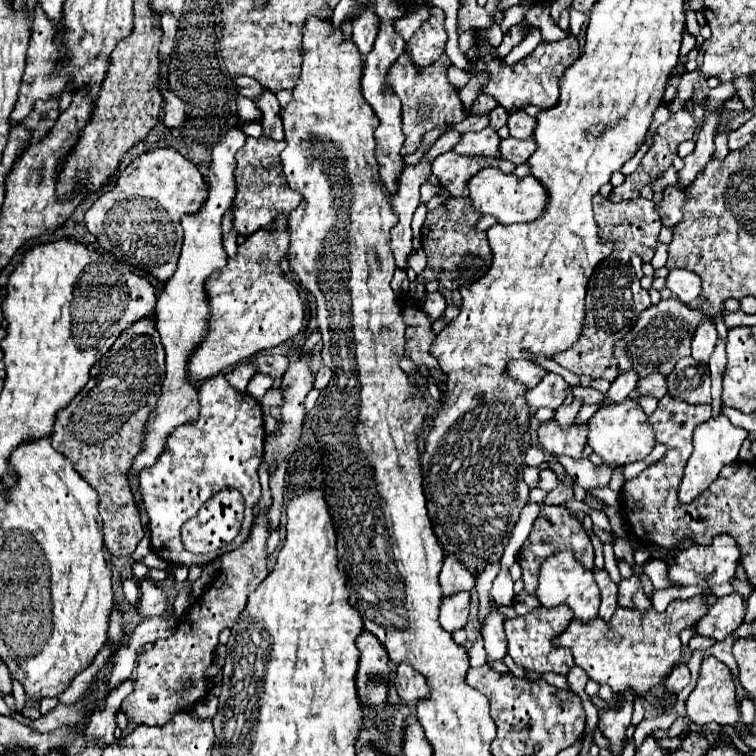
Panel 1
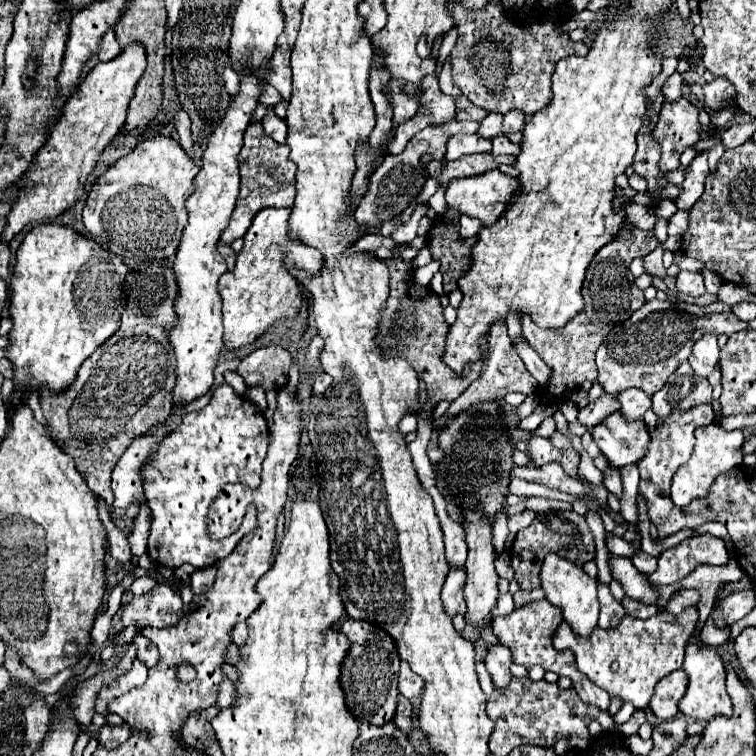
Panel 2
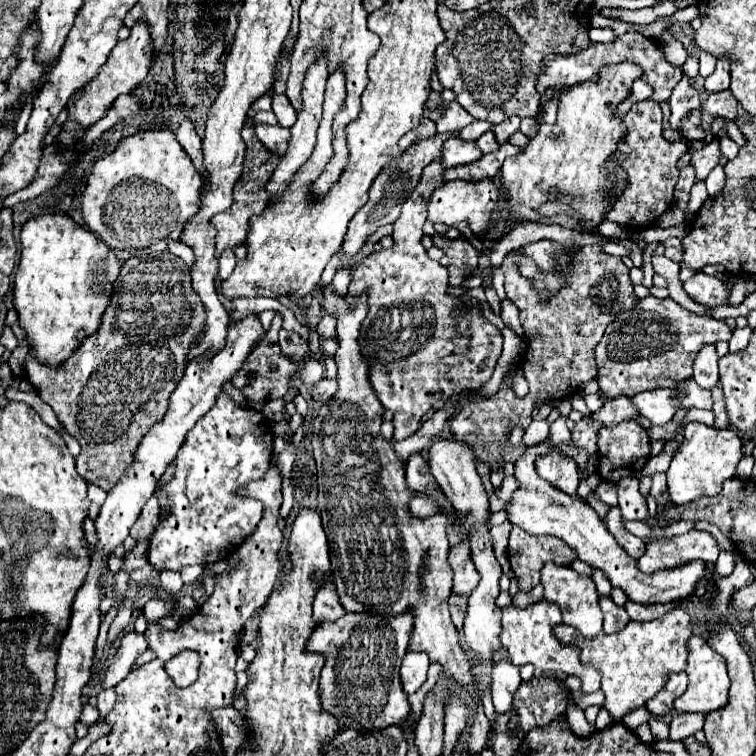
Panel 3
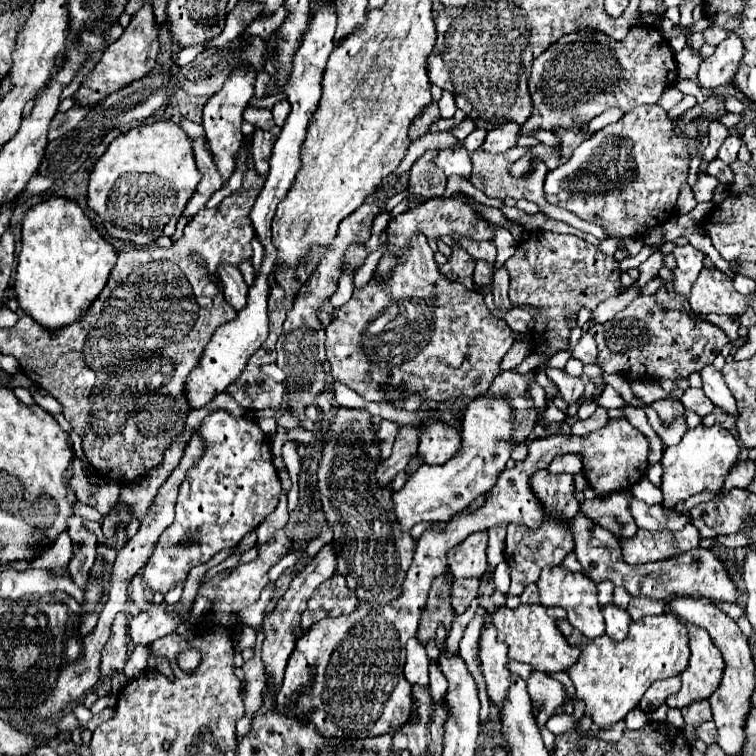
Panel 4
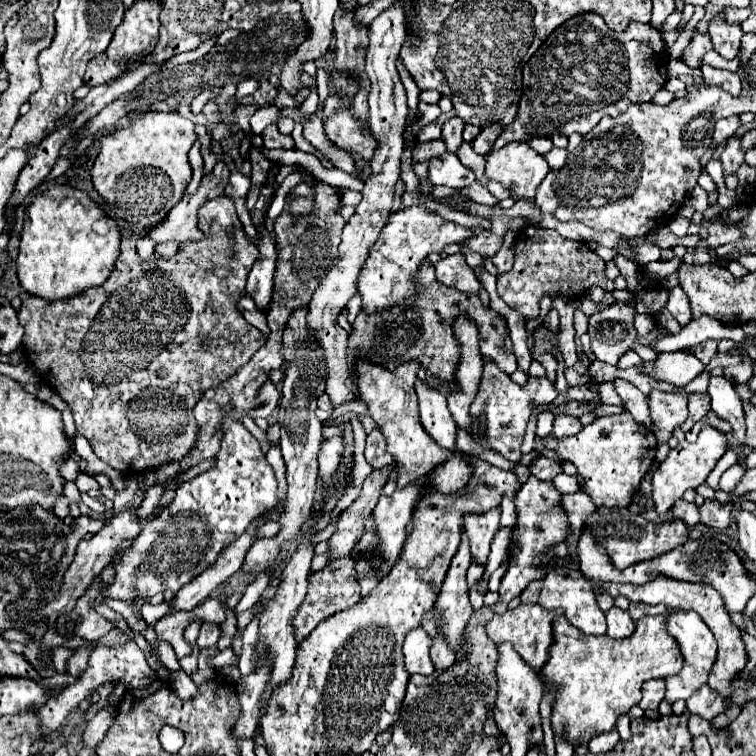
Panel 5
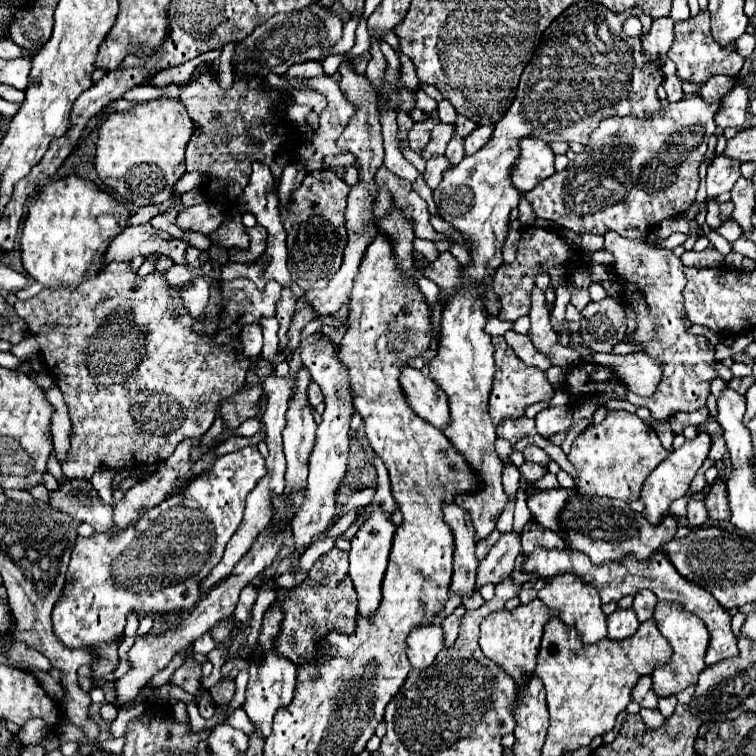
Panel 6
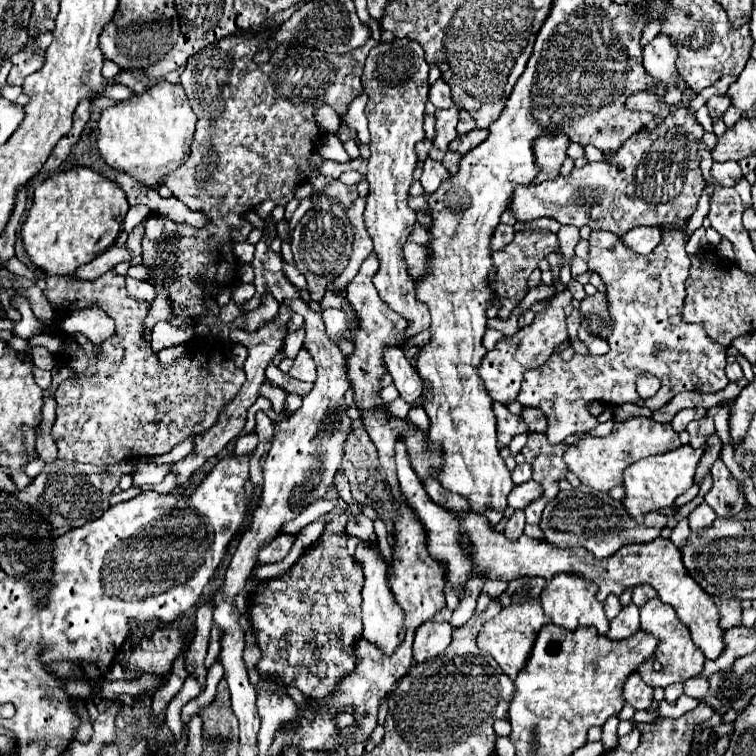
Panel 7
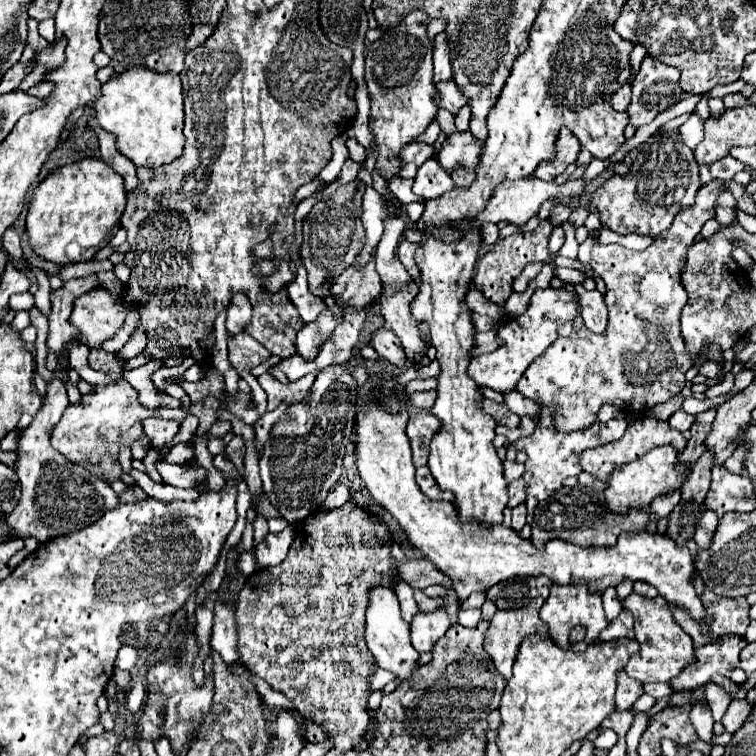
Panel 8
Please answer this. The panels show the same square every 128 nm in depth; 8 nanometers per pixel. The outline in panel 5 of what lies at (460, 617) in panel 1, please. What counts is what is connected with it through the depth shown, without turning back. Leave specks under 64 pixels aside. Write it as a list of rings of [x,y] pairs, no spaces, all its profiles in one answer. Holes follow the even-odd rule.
[[[500,508],[484,514],[464,514],[464,528],[470,538],[470,552],[476,562],[484,564],[490,552],[490,542],[500,526]]]

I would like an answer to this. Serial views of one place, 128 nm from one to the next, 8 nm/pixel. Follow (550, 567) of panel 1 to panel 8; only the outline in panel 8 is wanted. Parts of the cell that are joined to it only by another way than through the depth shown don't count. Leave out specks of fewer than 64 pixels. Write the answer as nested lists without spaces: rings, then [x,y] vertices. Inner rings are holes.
[[[554,584],[550,588],[550,596],[546,598],[542,610],[540,610],[540,620],[548,626],[550,638],[554,640],[556,646],[560,646],[562,650],[572,650],[575,652],[584,652],[588,644],[598,640],[598,634],[608,626],[608,620],[604,616],[602,610],[602,600],[598,592],[590,592],[586,590],[586,586],[558,586]],[[582,626],[586,628],[586,643],[571,643],[570,644],[570,630]],[[569,646],[569,647],[568,647]]]

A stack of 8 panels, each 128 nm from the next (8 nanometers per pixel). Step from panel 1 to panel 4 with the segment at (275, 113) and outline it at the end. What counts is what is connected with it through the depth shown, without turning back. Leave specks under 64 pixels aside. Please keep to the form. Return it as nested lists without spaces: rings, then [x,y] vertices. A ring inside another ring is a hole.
[[[274,126],[270,132],[266,130],[256,130],[252,138],[252,160],[254,168],[260,176],[268,174],[268,164],[270,164],[270,150],[272,150],[272,138],[280,134],[280,128]]]

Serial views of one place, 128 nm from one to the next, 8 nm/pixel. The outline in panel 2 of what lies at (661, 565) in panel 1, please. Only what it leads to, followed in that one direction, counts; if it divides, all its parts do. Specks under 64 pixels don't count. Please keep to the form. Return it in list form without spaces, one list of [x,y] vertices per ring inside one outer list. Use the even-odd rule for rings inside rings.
[[[642,550],[634,552],[630,560],[632,560],[632,564],[634,564],[640,572],[644,572],[644,574],[650,574],[650,570],[654,570],[654,562],[656,562],[654,556],[650,556],[650,554],[642,552]]]

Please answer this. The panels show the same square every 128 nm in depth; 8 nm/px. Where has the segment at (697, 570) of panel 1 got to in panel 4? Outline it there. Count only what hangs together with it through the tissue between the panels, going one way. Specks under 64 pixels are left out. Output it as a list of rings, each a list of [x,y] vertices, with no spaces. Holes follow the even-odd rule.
[[[686,524],[678,532],[648,532],[638,528],[632,538],[618,536],[622,548],[622,560],[626,564],[644,564],[678,556],[686,550],[698,548],[700,534],[692,524]]]

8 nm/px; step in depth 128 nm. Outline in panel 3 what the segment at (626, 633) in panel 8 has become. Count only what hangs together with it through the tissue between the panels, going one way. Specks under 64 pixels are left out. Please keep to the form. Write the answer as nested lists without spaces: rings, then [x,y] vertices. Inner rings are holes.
[[[602,596],[600,598],[600,608],[604,612],[604,632],[606,634],[614,634],[614,632],[620,632],[626,624],[628,624],[628,614],[624,608],[616,606],[612,598],[608,596]]]

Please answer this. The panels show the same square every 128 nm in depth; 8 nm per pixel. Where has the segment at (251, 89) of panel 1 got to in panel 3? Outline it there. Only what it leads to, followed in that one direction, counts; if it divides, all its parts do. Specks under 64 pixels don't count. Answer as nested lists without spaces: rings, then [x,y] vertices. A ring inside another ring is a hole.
[[[276,94],[276,96],[274,96],[272,110],[274,110],[276,118],[278,118],[278,126],[282,126],[282,128],[288,128],[288,126],[294,122],[294,118],[296,118],[296,110],[294,110],[294,106],[286,100],[284,94]]]

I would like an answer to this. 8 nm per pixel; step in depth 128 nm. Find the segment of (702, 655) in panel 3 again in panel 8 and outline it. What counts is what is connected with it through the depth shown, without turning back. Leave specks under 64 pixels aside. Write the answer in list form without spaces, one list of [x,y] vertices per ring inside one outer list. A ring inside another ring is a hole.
[[[630,594],[622,600],[622,608],[634,616],[634,630],[640,650],[630,656],[624,672],[630,678],[640,682],[670,682],[670,678],[678,676],[678,672],[694,660],[692,638],[682,630],[682,626],[672,618],[670,606],[662,596],[644,598],[638,594]]]

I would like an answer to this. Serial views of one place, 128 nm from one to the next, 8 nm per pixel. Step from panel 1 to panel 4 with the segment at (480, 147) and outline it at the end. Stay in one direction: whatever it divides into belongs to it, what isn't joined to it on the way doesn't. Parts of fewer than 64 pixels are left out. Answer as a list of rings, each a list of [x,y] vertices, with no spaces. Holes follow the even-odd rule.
[[[456,148],[456,150],[440,150],[438,156],[434,158],[434,164],[444,170],[446,178],[450,176],[460,176],[460,178],[470,178],[472,174],[472,162],[466,152],[466,148]]]

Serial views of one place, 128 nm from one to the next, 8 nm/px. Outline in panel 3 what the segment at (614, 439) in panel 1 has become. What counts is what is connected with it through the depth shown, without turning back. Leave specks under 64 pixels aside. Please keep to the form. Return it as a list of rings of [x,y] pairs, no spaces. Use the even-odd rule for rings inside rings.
[[[634,420],[598,432],[598,474],[606,482],[638,476],[650,456],[650,436]]]

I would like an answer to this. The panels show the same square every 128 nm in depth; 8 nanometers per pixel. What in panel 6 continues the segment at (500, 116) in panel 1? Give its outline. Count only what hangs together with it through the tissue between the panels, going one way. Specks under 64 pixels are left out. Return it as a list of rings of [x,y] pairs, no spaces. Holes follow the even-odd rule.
[[[440,100],[438,102],[438,118],[442,120],[442,122],[454,122],[456,120],[456,110],[454,110],[454,106],[448,102],[448,100]],[[454,132],[454,138],[448,142],[448,148],[446,148],[446,160],[448,160],[450,164],[458,164],[462,158],[464,158],[462,138]]]

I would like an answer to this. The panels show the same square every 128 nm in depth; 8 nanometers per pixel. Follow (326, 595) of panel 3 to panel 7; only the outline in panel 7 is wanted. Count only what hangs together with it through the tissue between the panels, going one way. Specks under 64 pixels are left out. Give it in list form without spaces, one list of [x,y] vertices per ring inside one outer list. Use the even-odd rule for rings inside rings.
[[[340,512],[334,514],[326,524],[316,546],[304,550],[304,554],[290,566],[290,572],[264,580],[256,586],[254,592],[248,592],[248,622],[256,630],[256,644],[262,652],[256,670],[262,678],[274,680],[284,686],[298,688],[310,702],[326,700],[334,694],[340,680],[356,668],[356,642],[362,638],[362,620],[360,620],[360,602],[364,574],[362,564],[358,564],[346,550],[346,524],[352,514]]]

